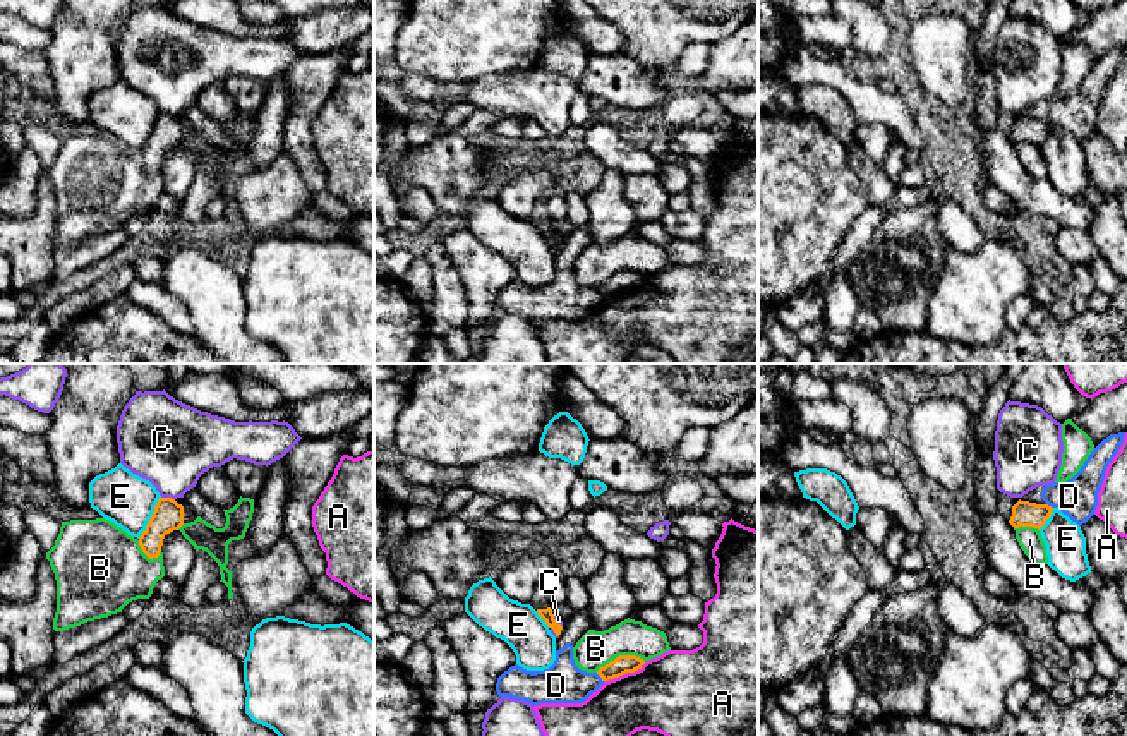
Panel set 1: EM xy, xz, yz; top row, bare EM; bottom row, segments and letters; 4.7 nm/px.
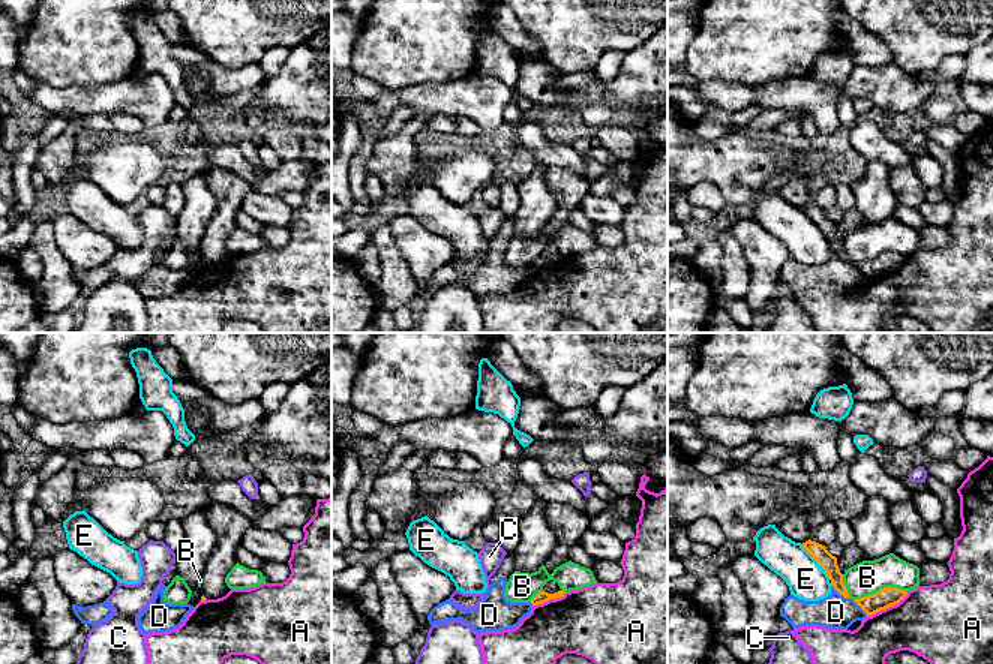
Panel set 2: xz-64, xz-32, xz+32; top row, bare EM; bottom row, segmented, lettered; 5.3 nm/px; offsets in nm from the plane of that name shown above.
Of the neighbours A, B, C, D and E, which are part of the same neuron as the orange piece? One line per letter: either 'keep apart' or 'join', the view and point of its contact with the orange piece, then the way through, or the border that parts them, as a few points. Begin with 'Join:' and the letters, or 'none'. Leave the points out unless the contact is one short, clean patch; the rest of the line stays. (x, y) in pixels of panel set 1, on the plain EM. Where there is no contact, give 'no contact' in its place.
Join: none
A: keep apart | xz (625, 289)
B: keep apart | xz (620, 271)
C: keep apart | xy (168, 114) | along xy (162, 112), (174, 115)
D: keep apart | xz (601, 292) | along xz (596, 289), (602, 297)
E: keep apart | xy (151, 132)

